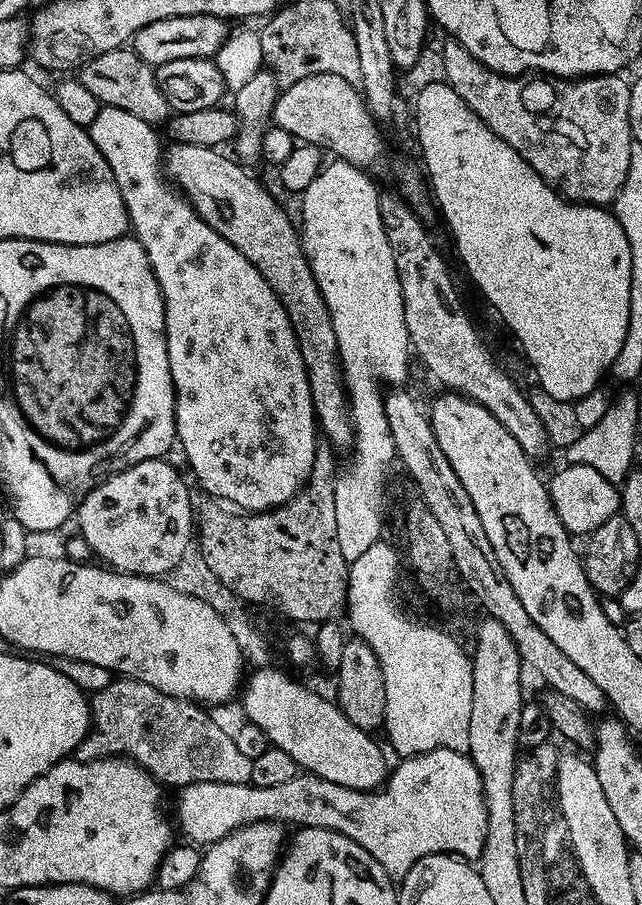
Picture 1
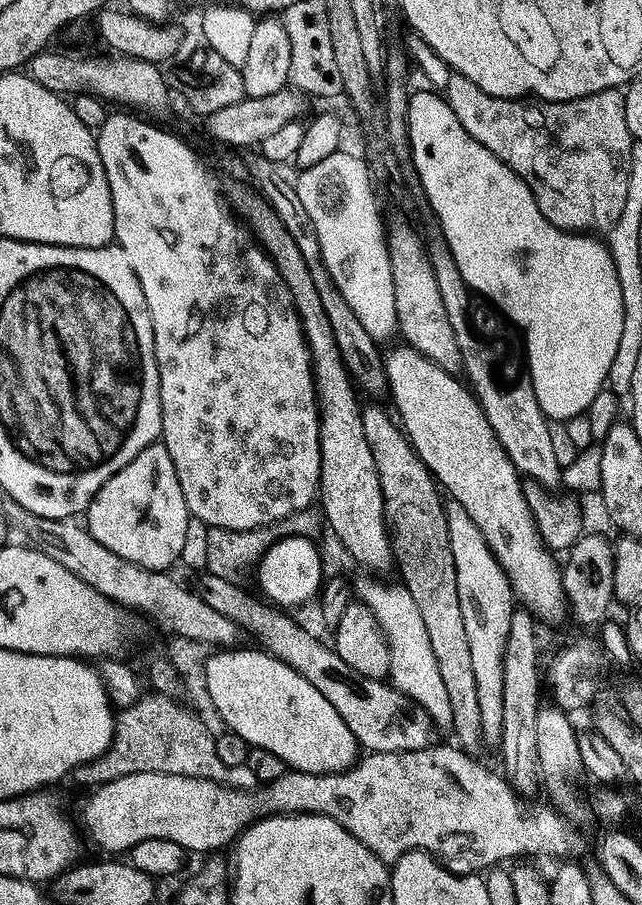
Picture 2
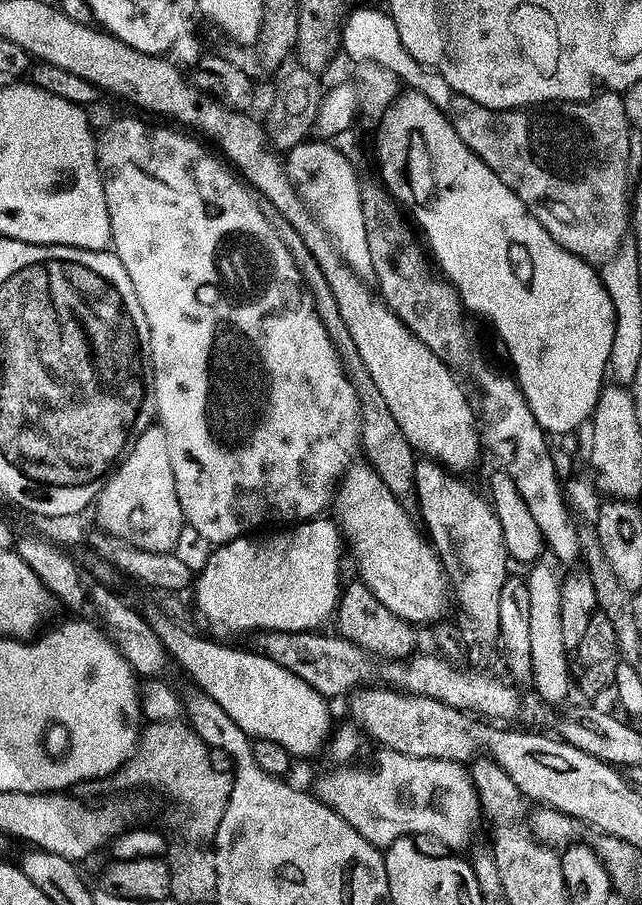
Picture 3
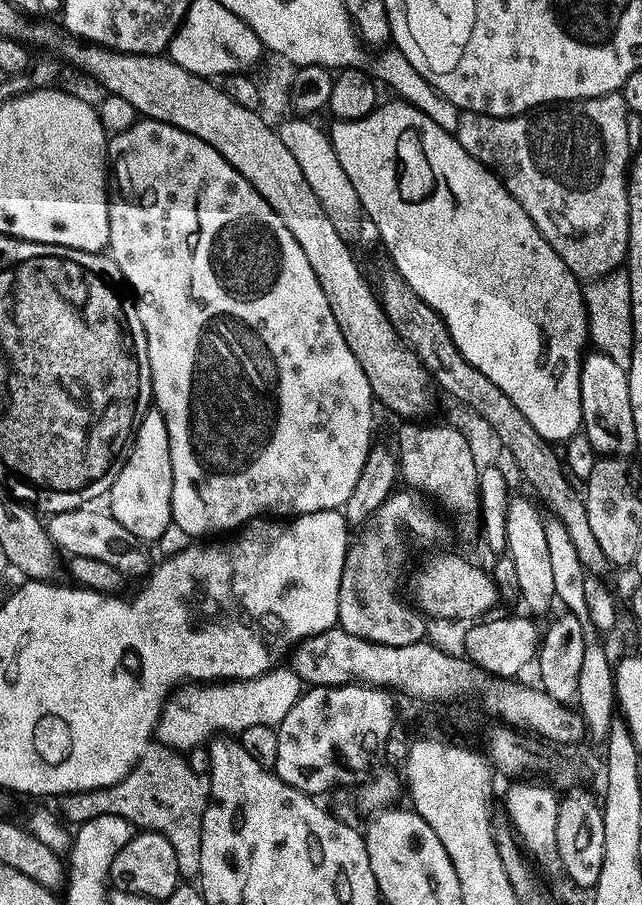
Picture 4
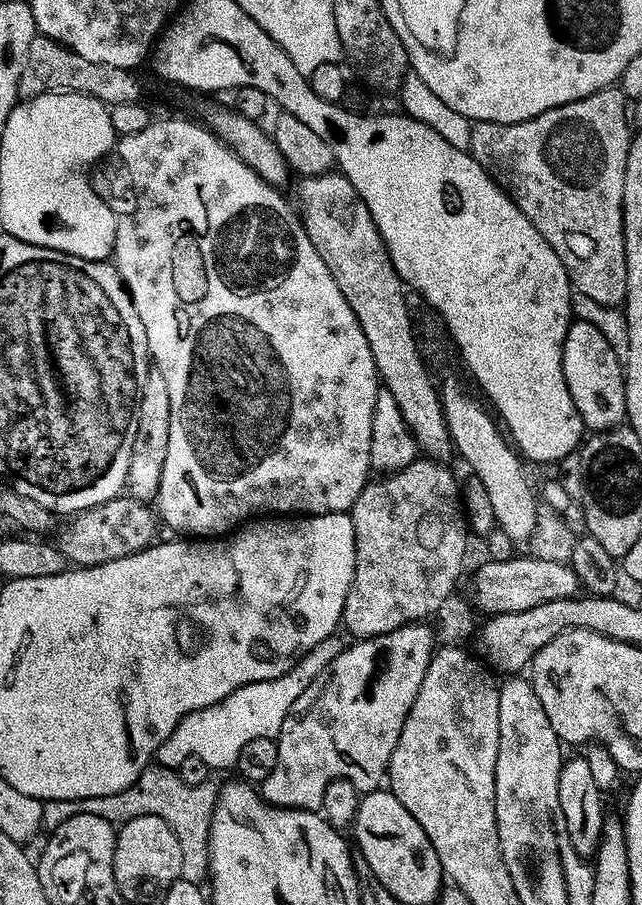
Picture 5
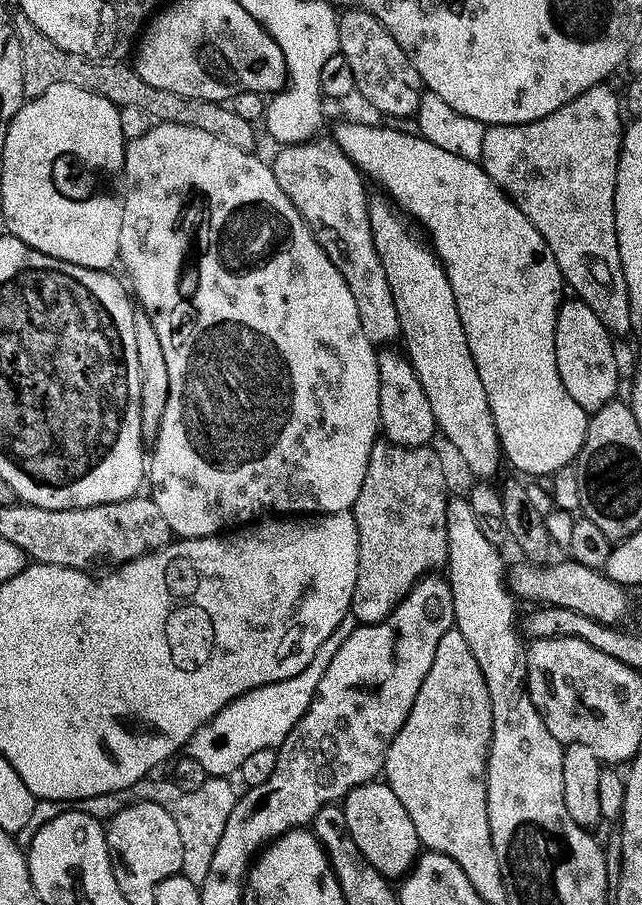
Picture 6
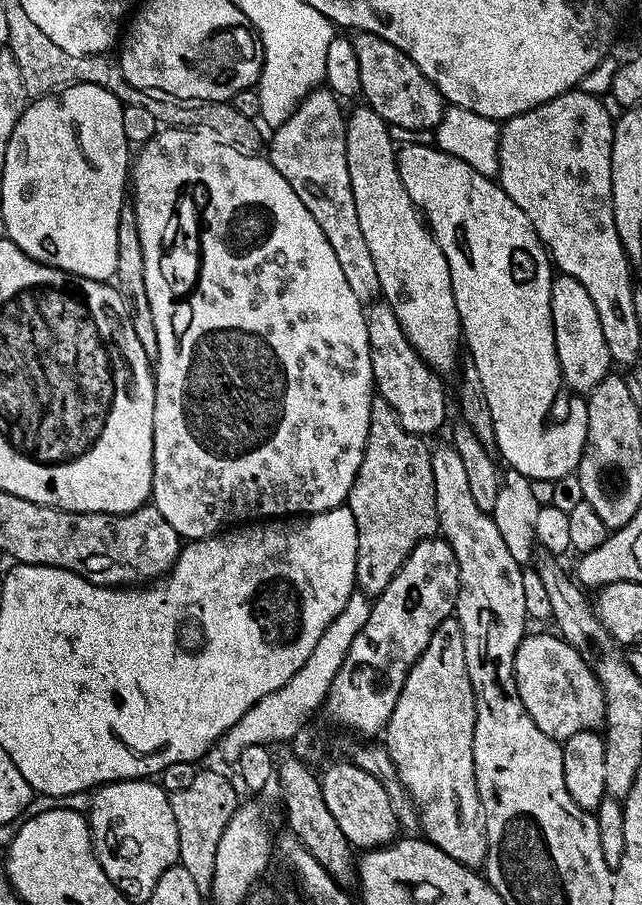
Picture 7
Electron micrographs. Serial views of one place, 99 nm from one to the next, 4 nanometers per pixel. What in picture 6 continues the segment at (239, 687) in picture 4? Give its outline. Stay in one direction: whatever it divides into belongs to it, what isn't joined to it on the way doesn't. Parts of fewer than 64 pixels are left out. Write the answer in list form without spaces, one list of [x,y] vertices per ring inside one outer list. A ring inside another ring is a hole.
[[[351,615],[344,616],[342,622],[334,626],[334,634],[330,634],[330,638],[318,646],[318,654],[306,662],[306,670],[298,670],[294,678],[263,684],[234,698],[191,736],[186,745],[186,754],[194,758],[194,762],[199,762],[209,777],[232,778],[239,773],[242,762],[250,754],[267,748],[279,748],[286,734],[294,730],[298,718],[306,714],[318,690],[318,682],[322,682],[322,674],[326,674],[326,666],[330,666],[334,654],[338,654],[338,646],[342,646],[342,642],[346,642],[357,627]]]

